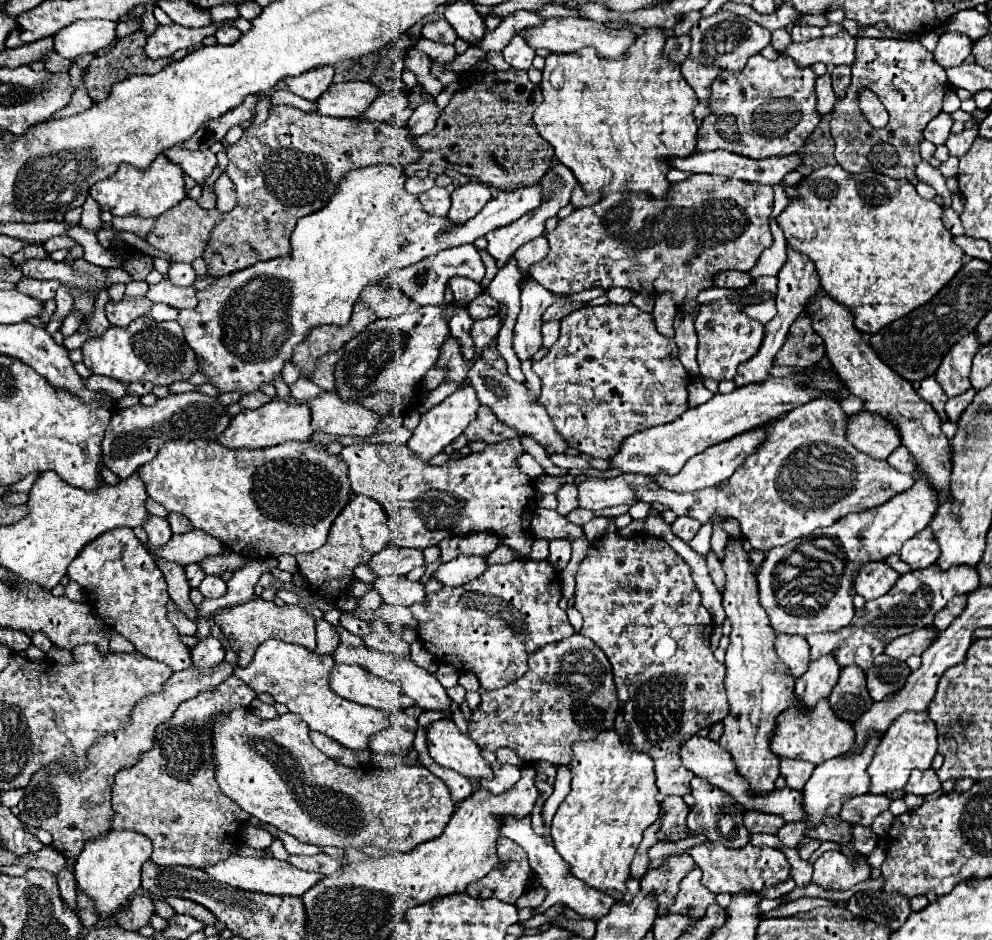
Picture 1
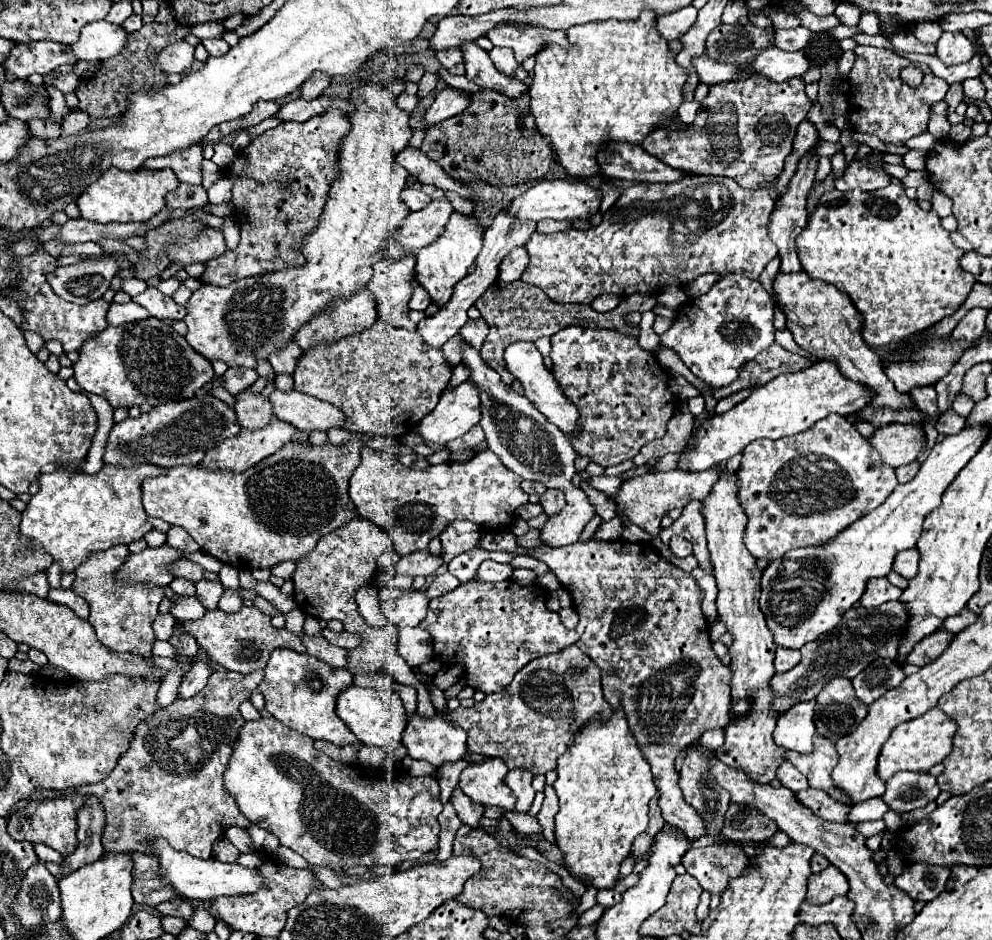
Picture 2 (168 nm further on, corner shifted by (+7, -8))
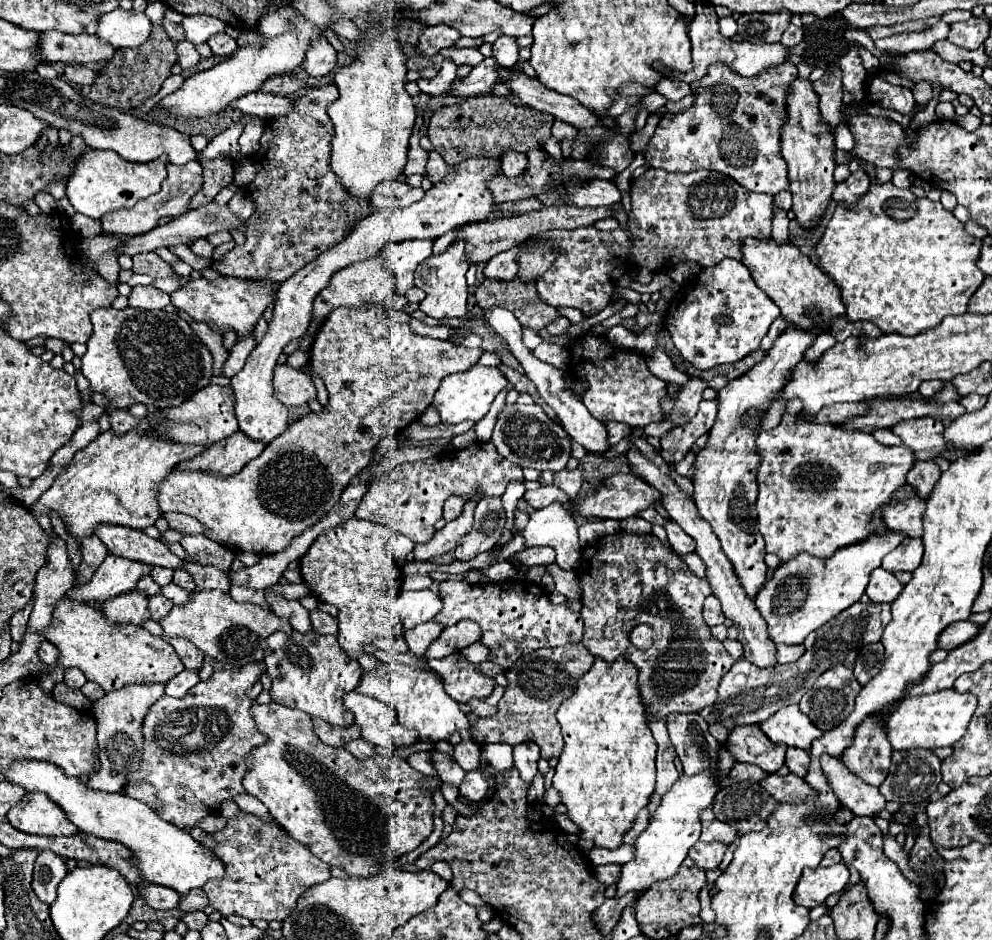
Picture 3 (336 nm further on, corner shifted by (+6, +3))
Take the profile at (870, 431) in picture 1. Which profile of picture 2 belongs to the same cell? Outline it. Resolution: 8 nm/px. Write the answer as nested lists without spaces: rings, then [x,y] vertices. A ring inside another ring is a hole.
[[[889,425],[889,427],[879,427],[875,429],[875,435],[869,439],[869,443],[873,445],[875,451],[881,453],[883,463],[889,463],[891,467],[901,467],[901,465],[909,465],[913,463],[921,453],[925,453],[927,447],[927,437],[923,427],[917,425]]]

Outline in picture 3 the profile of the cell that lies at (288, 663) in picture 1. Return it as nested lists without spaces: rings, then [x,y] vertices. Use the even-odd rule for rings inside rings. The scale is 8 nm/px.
[[[274,632],[266,642],[268,648],[264,652],[264,664],[266,674],[272,678],[270,696],[274,702],[288,708],[298,708],[312,718],[322,718],[334,728],[344,728],[354,722],[352,712],[342,706],[342,696],[358,686],[362,668],[356,660],[342,652],[336,636],[320,636],[316,632],[294,632],[292,636],[286,636],[284,632]]]

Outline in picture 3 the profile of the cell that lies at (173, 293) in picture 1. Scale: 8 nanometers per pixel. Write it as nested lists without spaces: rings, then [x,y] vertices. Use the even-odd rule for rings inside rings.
[[[134,286],[130,294],[130,306],[142,310],[156,310],[166,308],[170,304],[170,296],[156,286]]]

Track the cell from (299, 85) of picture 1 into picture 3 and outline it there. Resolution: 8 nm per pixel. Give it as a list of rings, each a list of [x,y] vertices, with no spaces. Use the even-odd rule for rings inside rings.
[[[318,40],[310,46],[304,60],[304,70],[308,76],[326,76],[336,66],[336,50],[328,40]]]

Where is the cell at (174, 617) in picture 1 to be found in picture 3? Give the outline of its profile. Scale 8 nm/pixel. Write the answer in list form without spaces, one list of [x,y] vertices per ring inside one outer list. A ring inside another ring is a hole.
[[[158,594],[158,596],[150,596],[150,600],[148,600],[148,610],[150,610],[150,618],[152,620],[160,620],[160,618],[164,618],[170,610],[172,610],[172,602],[170,600],[166,600],[162,594]]]

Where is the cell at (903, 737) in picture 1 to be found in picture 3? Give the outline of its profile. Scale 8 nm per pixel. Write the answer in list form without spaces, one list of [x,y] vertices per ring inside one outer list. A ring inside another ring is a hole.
[[[942,690],[938,694],[912,696],[906,698],[888,718],[888,742],[892,750],[910,750],[910,748],[946,748],[952,746],[960,736],[964,736],[970,716],[976,710],[976,696],[958,694],[956,690]]]

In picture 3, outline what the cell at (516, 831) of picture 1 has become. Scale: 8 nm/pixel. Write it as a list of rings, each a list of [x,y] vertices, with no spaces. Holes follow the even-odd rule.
[[[432,752],[432,760],[434,760],[434,768],[438,770],[440,780],[444,784],[452,784],[452,786],[460,788],[466,772],[454,762],[454,758],[446,756],[446,754],[440,754],[440,752]]]

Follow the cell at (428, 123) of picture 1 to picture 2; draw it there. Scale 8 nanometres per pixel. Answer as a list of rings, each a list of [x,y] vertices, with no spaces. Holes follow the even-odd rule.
[[[445,87],[437,93],[437,99],[425,113],[425,125],[431,127],[435,123],[441,123],[449,117],[455,117],[463,113],[471,103],[471,93],[455,89],[455,87]]]

